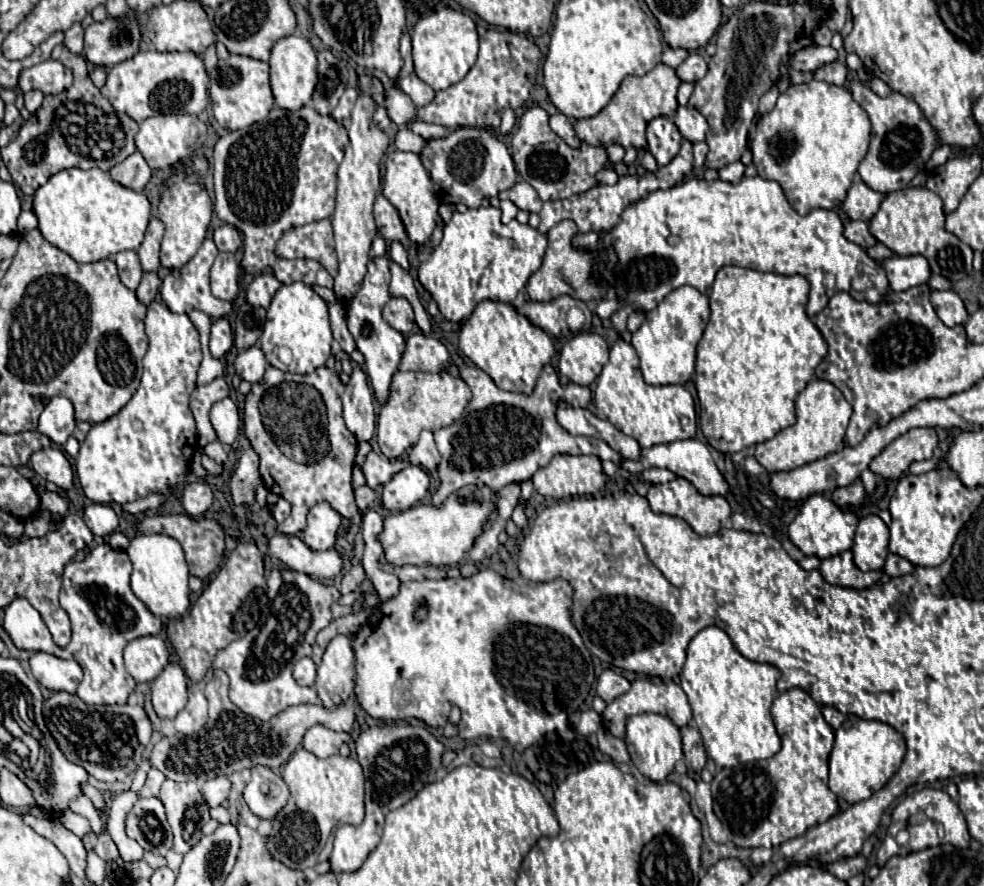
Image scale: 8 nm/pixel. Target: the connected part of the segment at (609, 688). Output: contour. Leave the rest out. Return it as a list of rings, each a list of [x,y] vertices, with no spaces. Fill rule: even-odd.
[[[603,670],[603,674],[597,680],[597,696],[601,696],[607,704],[627,690],[629,690],[629,682],[613,670]]]

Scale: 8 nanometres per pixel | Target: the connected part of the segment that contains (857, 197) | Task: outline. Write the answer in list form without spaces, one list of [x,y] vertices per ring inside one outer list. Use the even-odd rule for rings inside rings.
[[[855,180],[847,192],[847,198],[843,202],[843,212],[851,220],[871,220],[871,216],[879,210],[879,204],[883,200],[881,192],[871,190],[861,180]]]

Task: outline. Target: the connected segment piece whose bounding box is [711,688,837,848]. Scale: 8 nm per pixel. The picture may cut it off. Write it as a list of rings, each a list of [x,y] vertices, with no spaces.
[[[791,688],[773,700],[771,718],[781,738],[781,750],[767,760],[741,764],[737,768],[723,768],[711,780],[713,812],[725,826],[729,826],[733,836],[731,840],[741,848],[769,848],[775,842],[779,846],[785,840],[801,836],[807,828],[829,820],[837,812],[837,796],[827,786],[827,760],[833,748],[833,728],[823,720],[819,704],[801,688]]]

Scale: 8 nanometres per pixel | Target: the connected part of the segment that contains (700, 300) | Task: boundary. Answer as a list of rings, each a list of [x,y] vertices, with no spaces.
[[[683,286],[665,296],[657,308],[645,314],[645,322],[633,332],[633,348],[641,360],[647,384],[685,384],[695,372],[695,350],[709,320],[709,298],[697,288]]]

